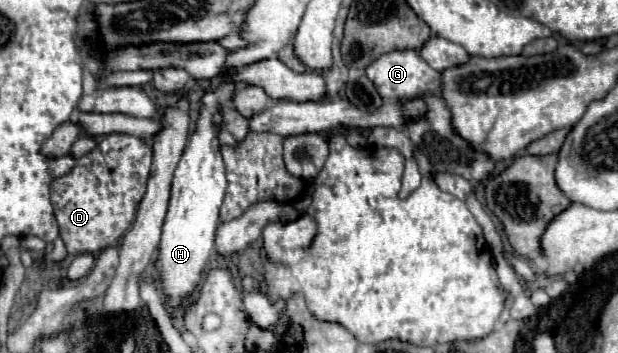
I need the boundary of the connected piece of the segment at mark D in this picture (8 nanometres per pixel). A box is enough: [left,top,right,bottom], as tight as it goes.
[51,133,151,255]

